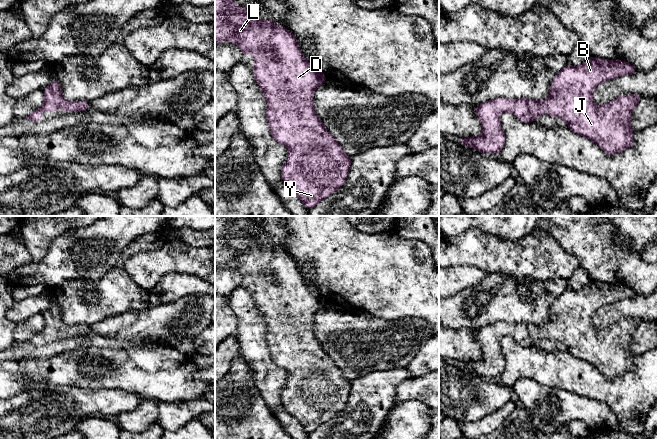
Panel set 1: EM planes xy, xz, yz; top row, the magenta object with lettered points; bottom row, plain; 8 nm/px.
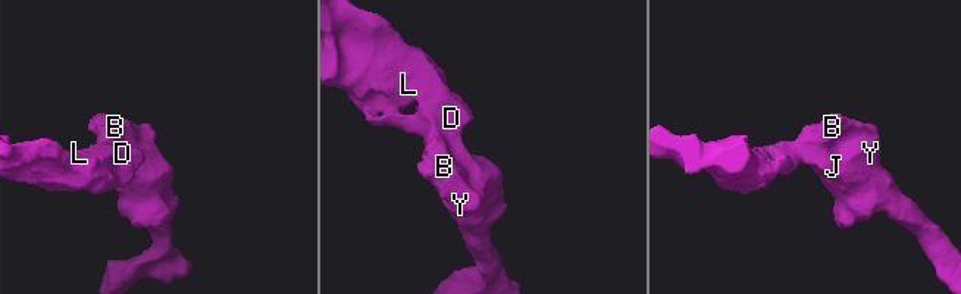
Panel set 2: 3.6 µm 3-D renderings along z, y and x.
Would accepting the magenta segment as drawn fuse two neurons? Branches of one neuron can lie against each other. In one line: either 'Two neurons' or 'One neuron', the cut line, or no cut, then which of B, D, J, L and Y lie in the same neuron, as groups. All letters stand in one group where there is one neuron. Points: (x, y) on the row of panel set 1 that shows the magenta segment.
One neuron. No split. Groups: B D J L Y

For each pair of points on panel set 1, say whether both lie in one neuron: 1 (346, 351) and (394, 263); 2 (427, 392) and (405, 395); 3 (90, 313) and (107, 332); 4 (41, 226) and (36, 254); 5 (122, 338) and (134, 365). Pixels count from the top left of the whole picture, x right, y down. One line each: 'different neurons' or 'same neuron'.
1: different neurons
2: same neuron
3: different neurons
4: same neuron
5: different neurons

